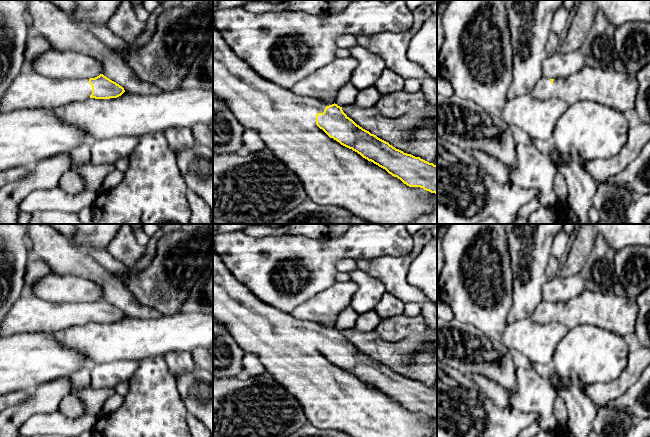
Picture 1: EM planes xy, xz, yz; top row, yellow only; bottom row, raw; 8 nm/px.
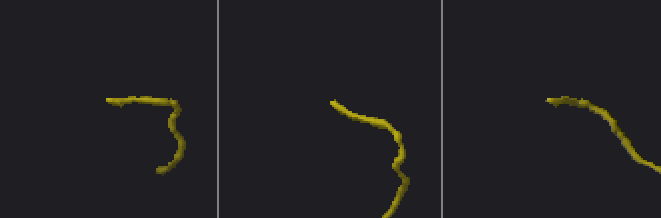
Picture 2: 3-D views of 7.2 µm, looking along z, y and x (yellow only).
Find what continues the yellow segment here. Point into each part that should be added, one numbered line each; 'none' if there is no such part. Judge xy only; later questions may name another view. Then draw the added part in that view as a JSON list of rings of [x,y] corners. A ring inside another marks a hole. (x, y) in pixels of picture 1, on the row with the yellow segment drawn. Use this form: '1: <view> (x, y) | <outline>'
1: xy (30, 90) | [[[24,68],[0,100],[0,113],[19,109],[54,109],[90,98],[89,79],[53,79]]]

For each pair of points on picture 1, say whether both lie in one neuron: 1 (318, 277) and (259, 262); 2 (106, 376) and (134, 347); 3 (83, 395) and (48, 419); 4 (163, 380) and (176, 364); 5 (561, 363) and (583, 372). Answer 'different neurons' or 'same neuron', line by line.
1: same neuron
2: different neurons
3: same neuron
4: different neurons
5: same neuron

